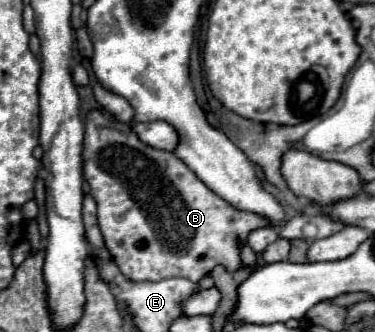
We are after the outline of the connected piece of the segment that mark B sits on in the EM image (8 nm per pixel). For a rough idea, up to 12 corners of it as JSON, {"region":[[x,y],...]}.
{"region":[[86,122],[84,178],[130,282],[236,272],[270,220],[130,124]]}

